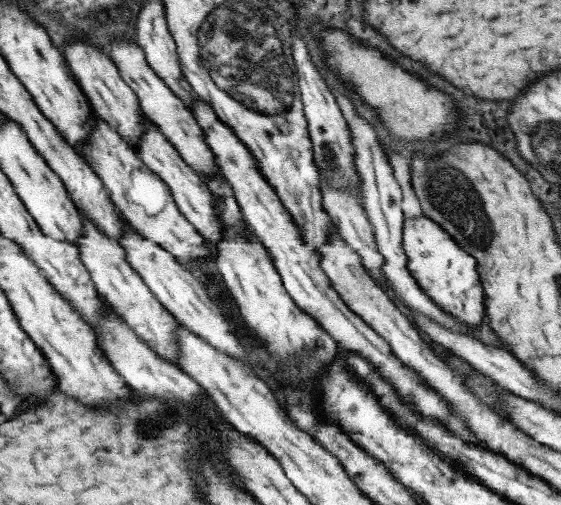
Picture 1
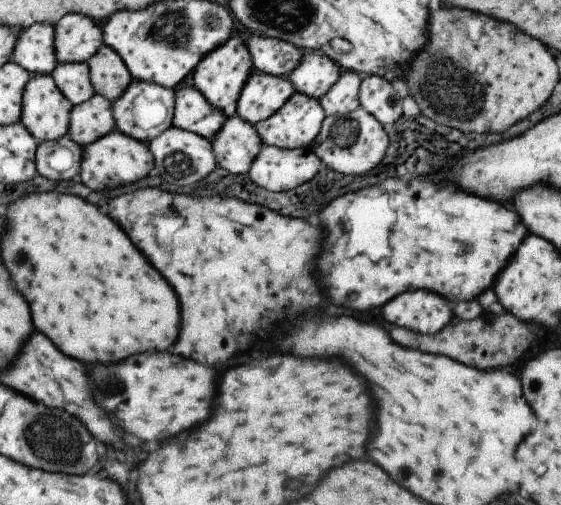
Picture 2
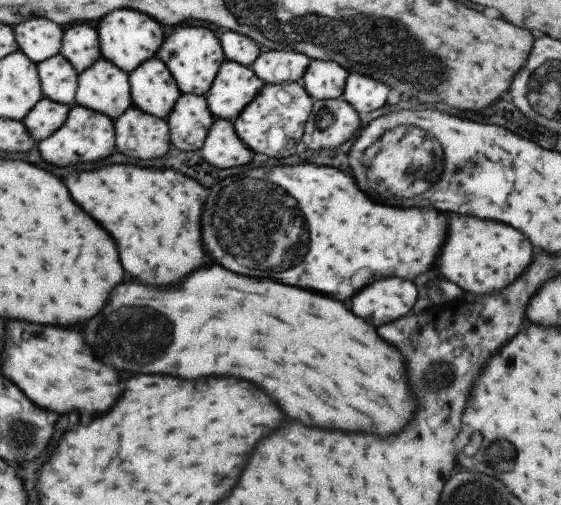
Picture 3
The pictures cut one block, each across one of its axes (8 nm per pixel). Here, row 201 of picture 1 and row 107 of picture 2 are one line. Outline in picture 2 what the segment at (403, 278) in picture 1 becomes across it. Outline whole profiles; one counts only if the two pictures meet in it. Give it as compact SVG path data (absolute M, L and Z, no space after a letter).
M379 75L362 76L358 86L360 107L380 125L395 122L401 114L401 96L387 79Z

